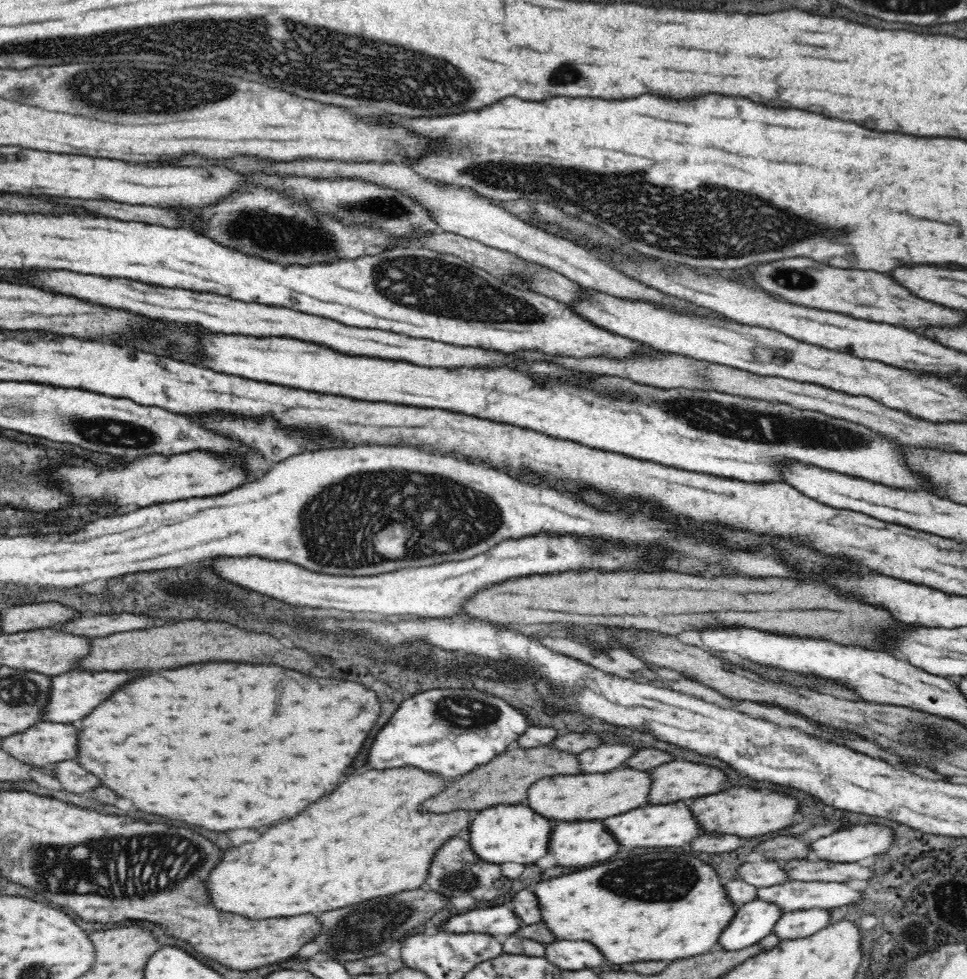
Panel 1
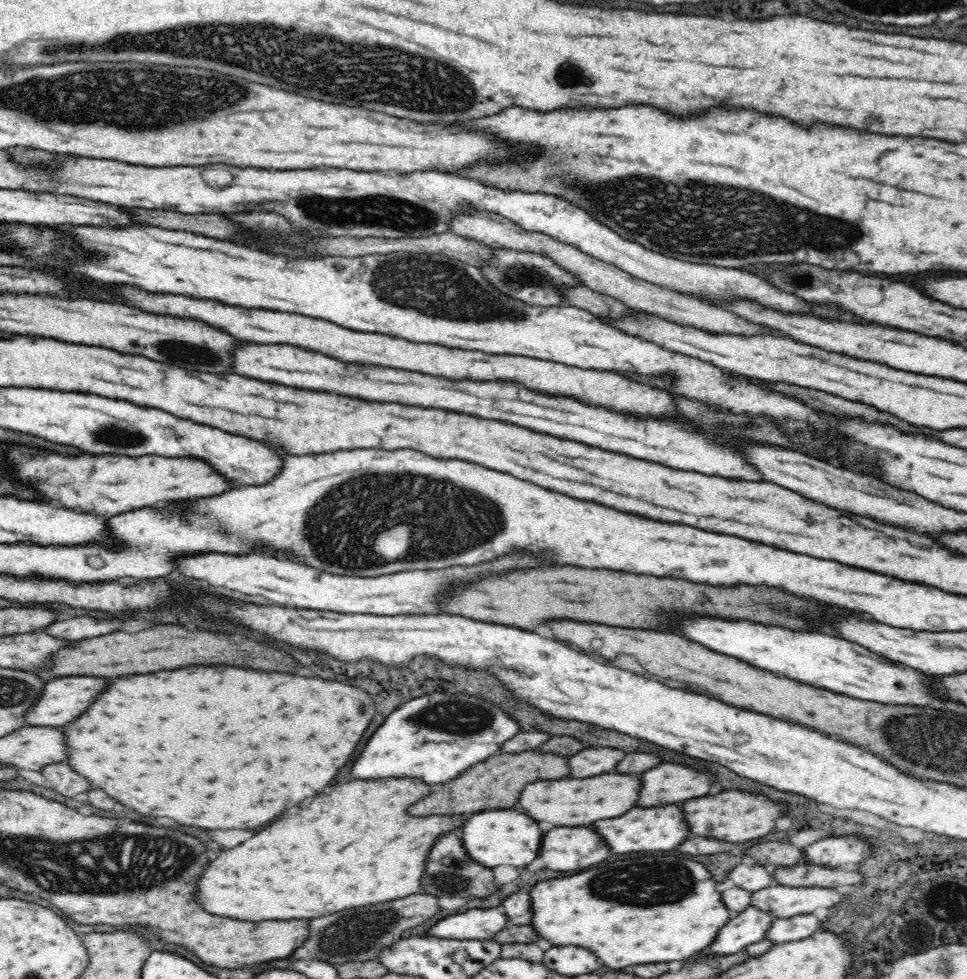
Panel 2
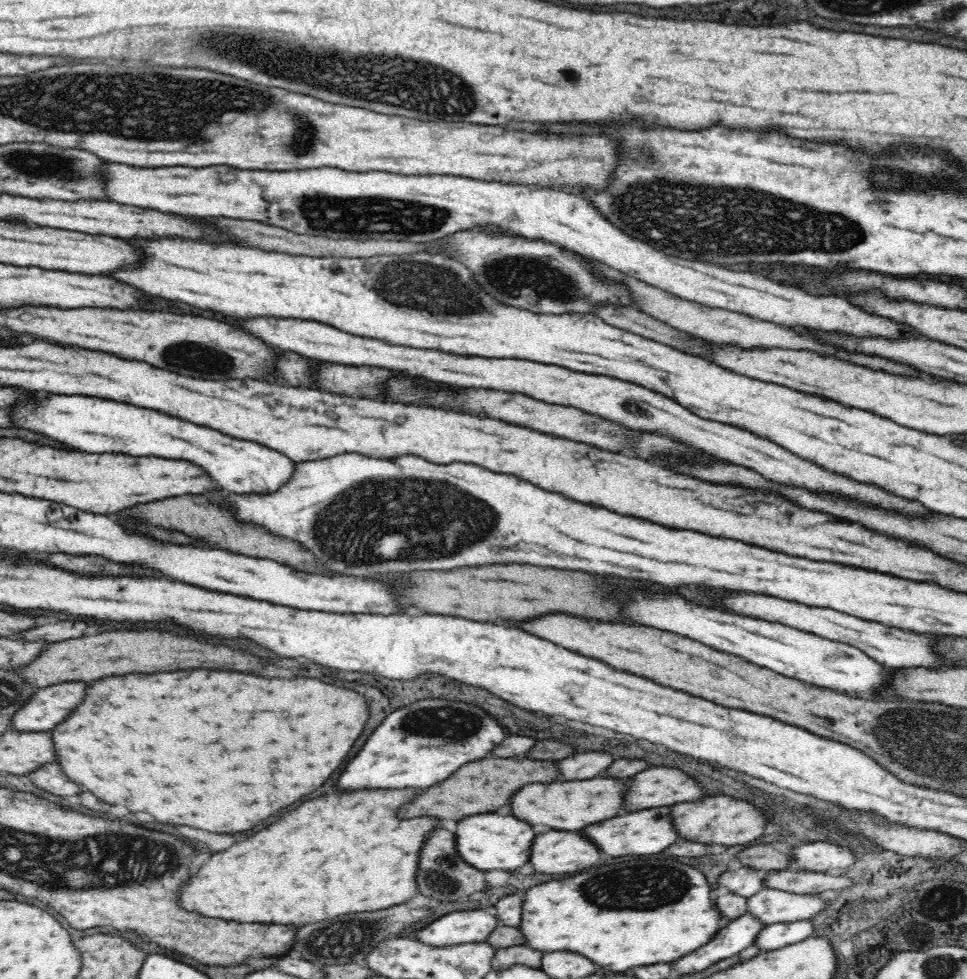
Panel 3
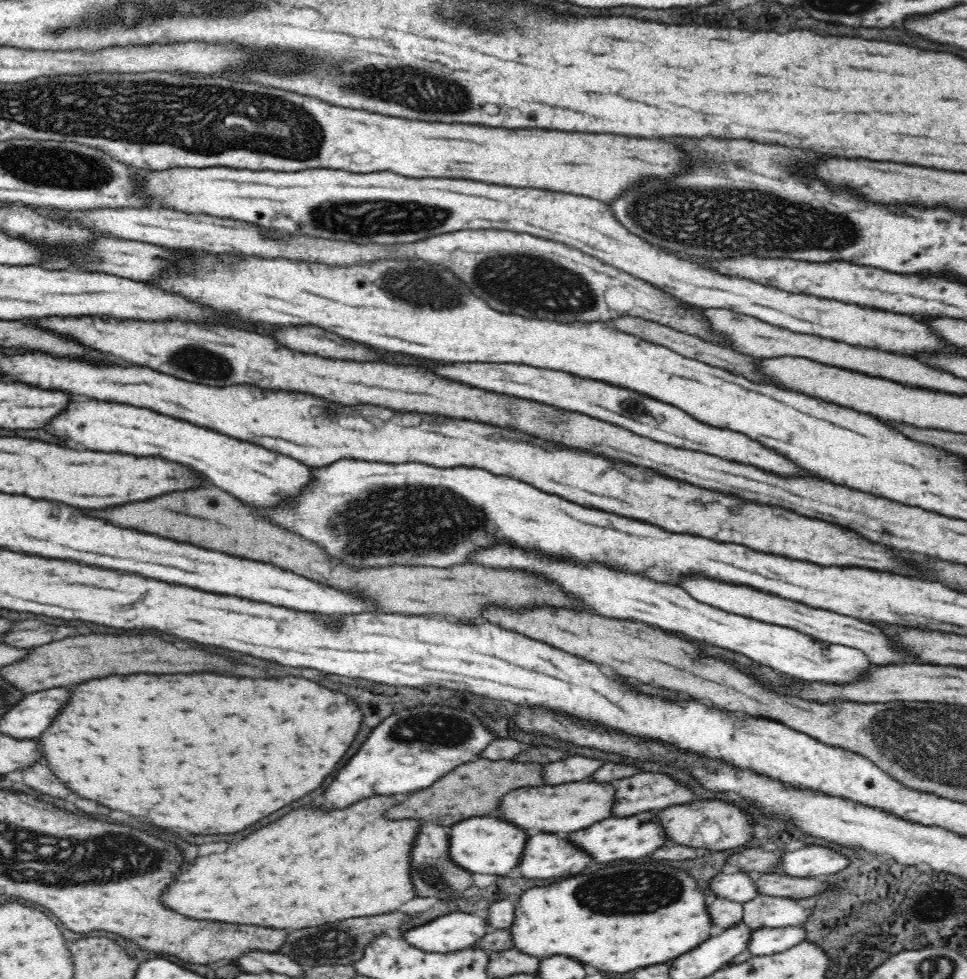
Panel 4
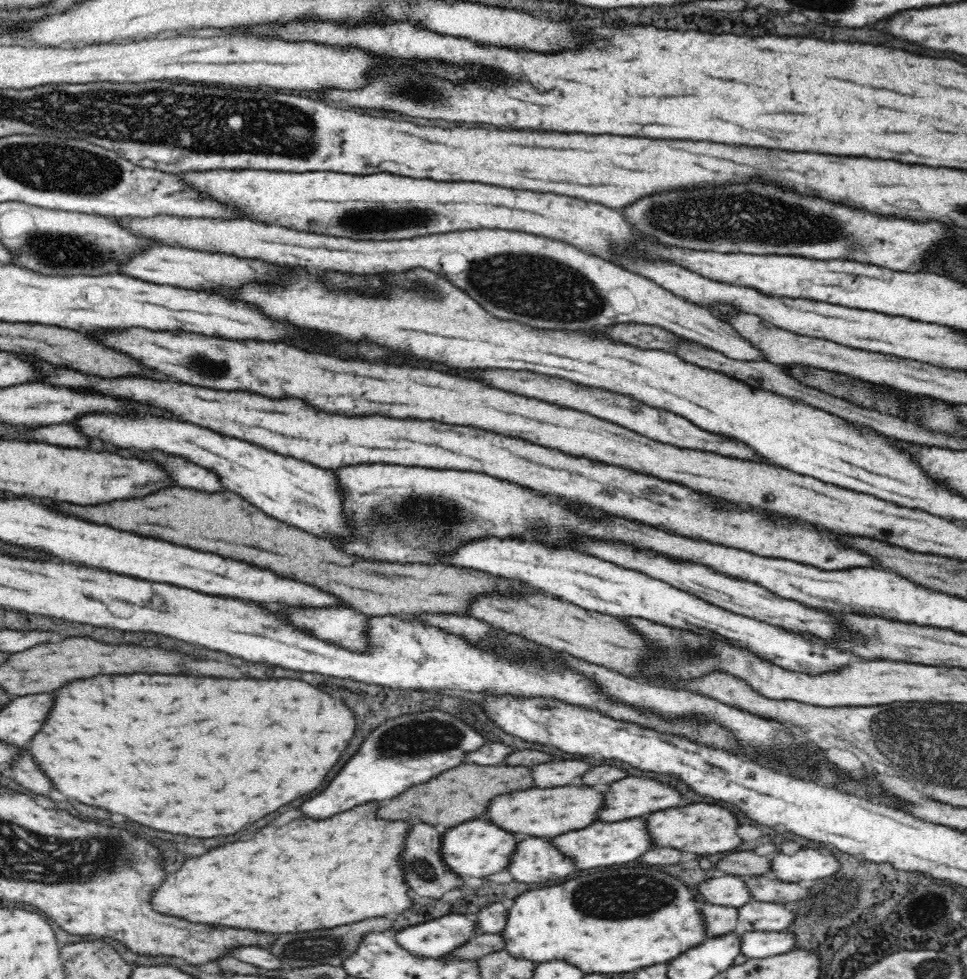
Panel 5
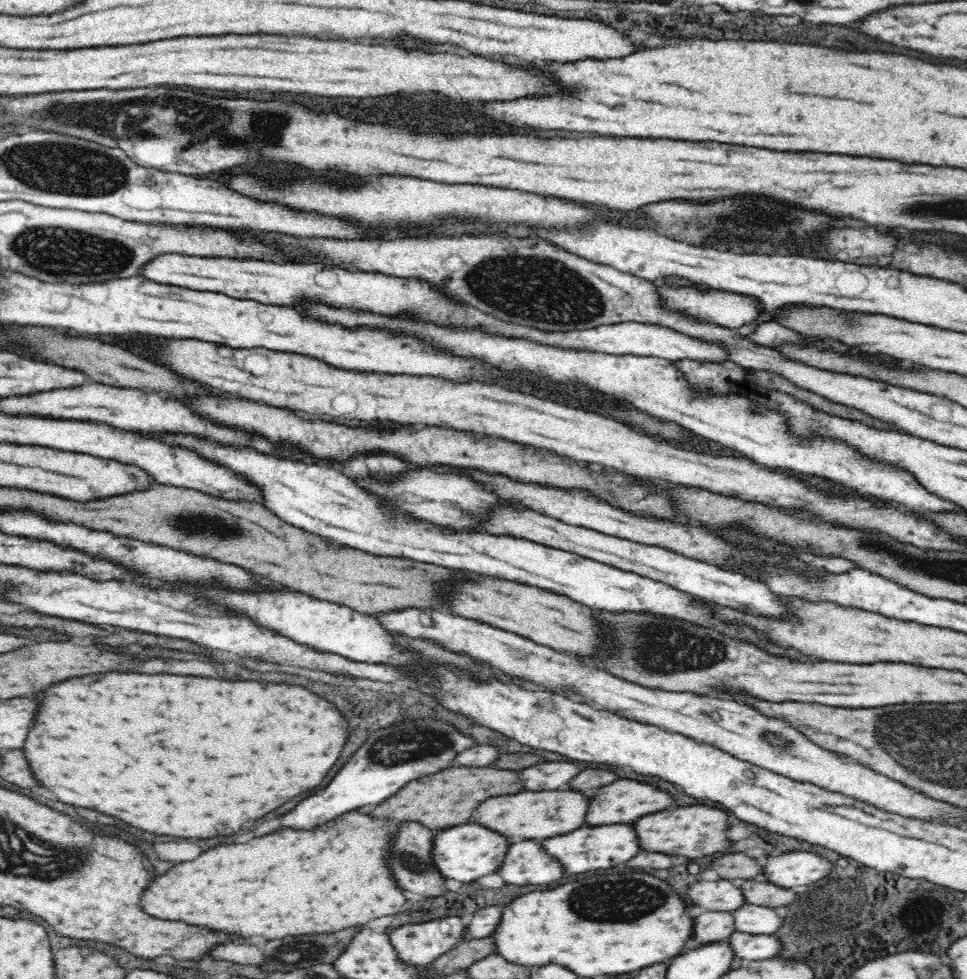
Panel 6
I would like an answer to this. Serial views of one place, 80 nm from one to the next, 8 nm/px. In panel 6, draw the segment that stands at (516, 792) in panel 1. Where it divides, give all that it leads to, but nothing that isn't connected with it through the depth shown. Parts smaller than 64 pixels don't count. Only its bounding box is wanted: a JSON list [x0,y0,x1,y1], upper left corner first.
[376,768,522,828]

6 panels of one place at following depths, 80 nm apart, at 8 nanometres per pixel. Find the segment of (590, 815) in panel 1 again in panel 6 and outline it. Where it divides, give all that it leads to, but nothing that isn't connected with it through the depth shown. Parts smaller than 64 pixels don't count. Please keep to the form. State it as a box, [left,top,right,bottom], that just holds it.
[474,790,588,838]

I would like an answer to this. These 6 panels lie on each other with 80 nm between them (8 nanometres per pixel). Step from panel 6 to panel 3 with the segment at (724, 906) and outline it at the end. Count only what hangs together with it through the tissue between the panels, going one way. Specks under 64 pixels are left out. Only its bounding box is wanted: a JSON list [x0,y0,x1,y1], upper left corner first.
[718,865,764,899]

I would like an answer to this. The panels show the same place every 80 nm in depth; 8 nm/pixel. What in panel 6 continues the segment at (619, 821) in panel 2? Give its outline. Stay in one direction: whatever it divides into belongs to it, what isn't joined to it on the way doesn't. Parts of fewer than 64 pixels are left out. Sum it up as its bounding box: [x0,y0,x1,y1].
[542,824,640,874]

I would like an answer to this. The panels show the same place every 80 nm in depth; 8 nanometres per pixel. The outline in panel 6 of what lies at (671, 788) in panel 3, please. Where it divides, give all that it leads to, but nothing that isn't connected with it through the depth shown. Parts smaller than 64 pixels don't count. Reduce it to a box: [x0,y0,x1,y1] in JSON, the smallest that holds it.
[586,780,672,826]

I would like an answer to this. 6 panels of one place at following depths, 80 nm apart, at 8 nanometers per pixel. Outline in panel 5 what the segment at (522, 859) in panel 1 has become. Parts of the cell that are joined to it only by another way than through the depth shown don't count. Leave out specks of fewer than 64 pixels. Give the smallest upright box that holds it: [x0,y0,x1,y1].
[442,820,516,878]

